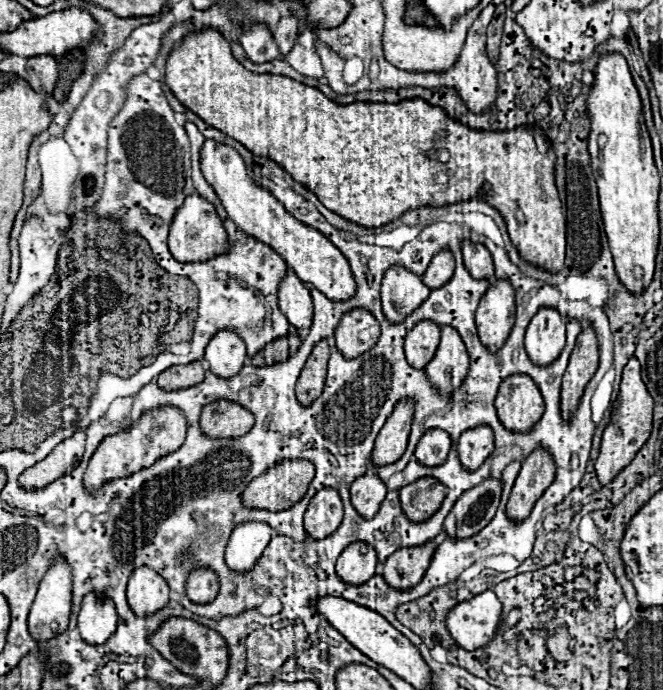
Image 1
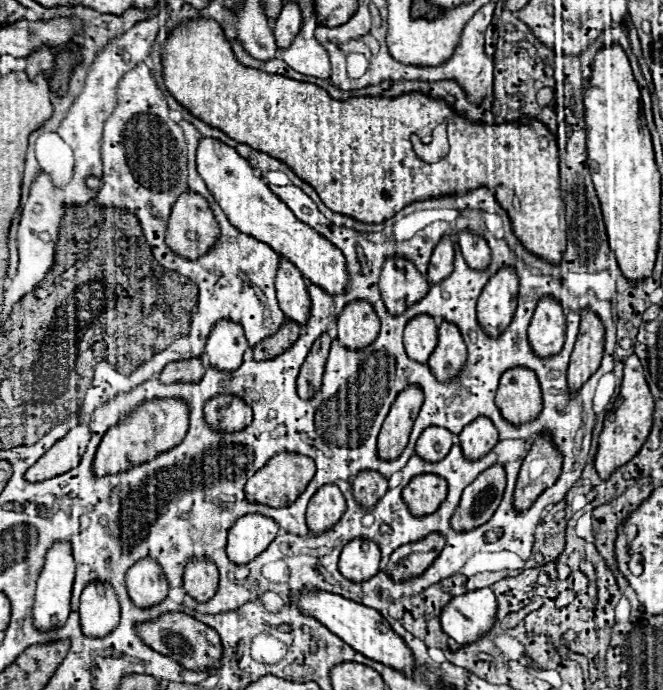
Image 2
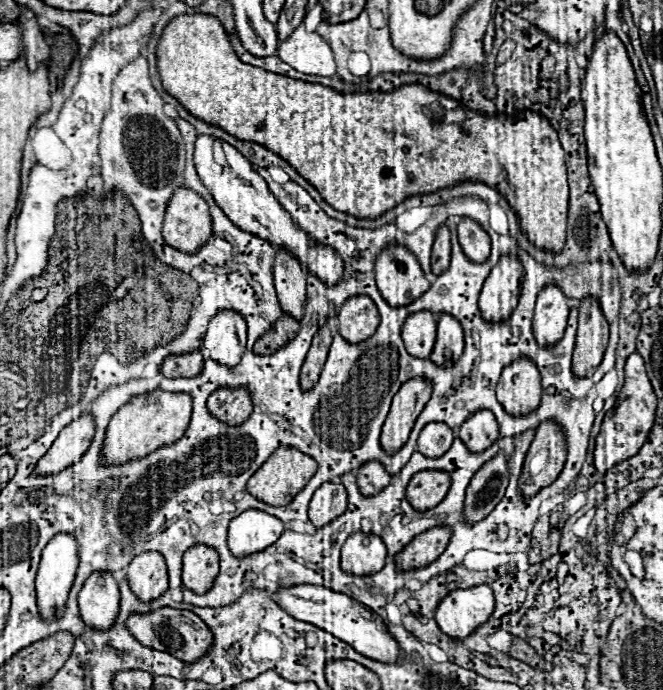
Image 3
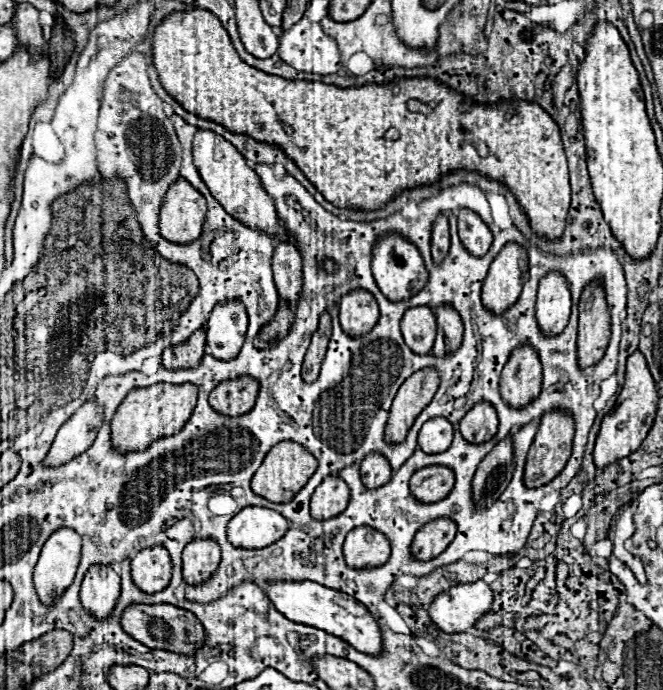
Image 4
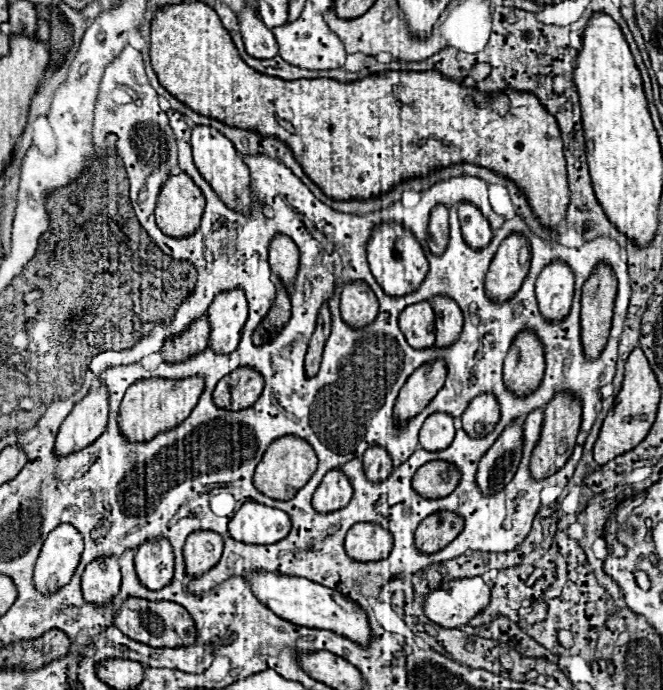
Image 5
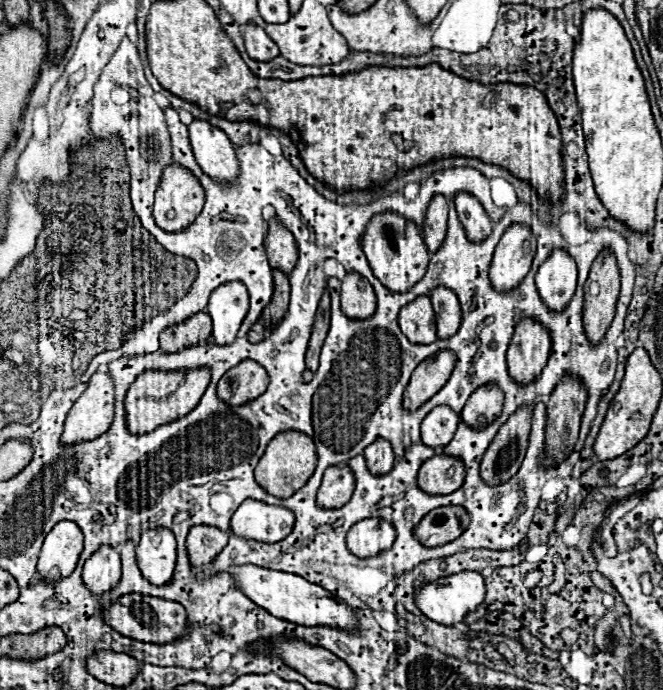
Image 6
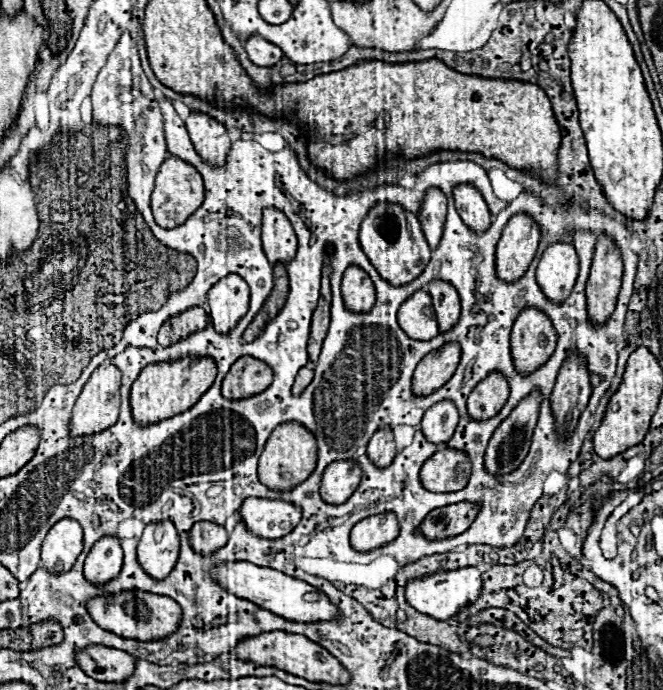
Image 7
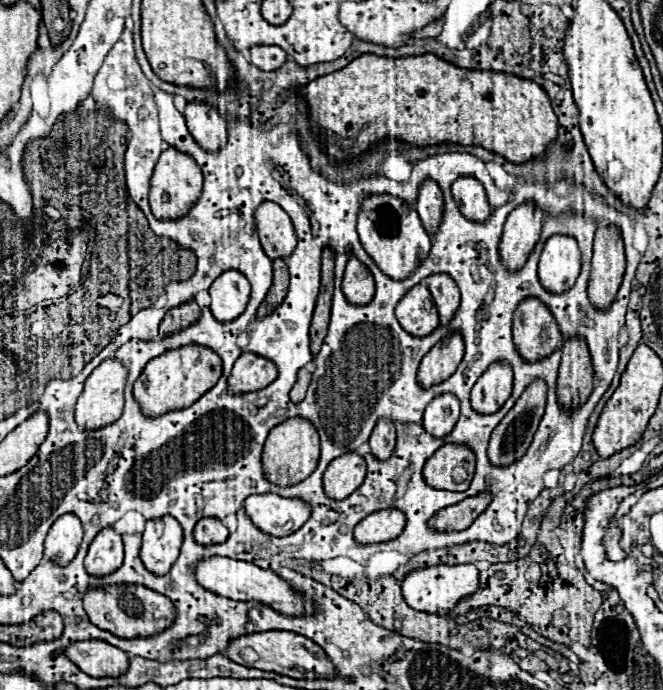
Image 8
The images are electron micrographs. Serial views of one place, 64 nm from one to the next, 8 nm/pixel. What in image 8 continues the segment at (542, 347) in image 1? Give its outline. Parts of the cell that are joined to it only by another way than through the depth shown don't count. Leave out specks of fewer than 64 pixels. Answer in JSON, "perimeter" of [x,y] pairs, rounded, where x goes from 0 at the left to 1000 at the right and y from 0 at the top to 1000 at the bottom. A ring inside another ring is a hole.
{"perimeter":[[[830,342],[821,354],[811,383],[814,412],[821,412],[821,417],[830,423],[851,423],[863,417],[875,397],[875,374],[878,368],[866,342]]]}

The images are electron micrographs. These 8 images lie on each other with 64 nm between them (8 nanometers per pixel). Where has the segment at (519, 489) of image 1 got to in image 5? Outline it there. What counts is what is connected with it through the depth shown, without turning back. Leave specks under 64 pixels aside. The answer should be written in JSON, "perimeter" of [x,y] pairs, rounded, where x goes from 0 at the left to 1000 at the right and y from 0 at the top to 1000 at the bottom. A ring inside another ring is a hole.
{"perimeter":[[[845,568],[824,586],[814,641],[805,649],[802,667],[799,667],[802,690],[808,690],[811,696],[821,690],[833,690],[833,684],[845,681],[854,672],[854,667],[863,661],[869,632],[875,626],[875,606],[878,606],[878,588],[875,588],[875,580],[863,568]]]}

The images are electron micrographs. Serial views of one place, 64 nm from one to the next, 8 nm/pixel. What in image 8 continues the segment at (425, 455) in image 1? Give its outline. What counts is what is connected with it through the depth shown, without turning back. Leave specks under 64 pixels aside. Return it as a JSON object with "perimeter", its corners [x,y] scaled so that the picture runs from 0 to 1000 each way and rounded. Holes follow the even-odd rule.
{"perimeter":[[[670,568],[643,588],[637,614],[652,632],[673,632],[676,626],[682,626],[691,603],[694,603],[691,577],[682,568]]]}

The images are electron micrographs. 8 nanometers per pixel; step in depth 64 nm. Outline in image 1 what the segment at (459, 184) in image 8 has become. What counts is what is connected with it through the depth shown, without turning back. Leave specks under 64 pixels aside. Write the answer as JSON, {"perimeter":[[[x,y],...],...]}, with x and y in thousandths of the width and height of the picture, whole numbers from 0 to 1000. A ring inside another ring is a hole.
{"perimeter":[[[700,348],[697,368],[700,368],[700,386],[706,388],[706,394],[712,394],[712,400],[718,400],[718,403],[742,403],[745,400],[742,371],[730,354]]]}

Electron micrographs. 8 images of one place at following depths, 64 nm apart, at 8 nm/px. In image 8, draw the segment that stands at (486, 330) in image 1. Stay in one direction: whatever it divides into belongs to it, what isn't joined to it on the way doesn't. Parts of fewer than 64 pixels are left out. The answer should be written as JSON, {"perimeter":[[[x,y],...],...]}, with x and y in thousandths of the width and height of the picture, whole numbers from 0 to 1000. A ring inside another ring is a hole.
{"perimeter":[[[790,293],[766,310],[754,348],[754,371],[766,388],[784,388],[784,383],[796,377],[814,345],[817,316],[821,310],[805,293]]]}

